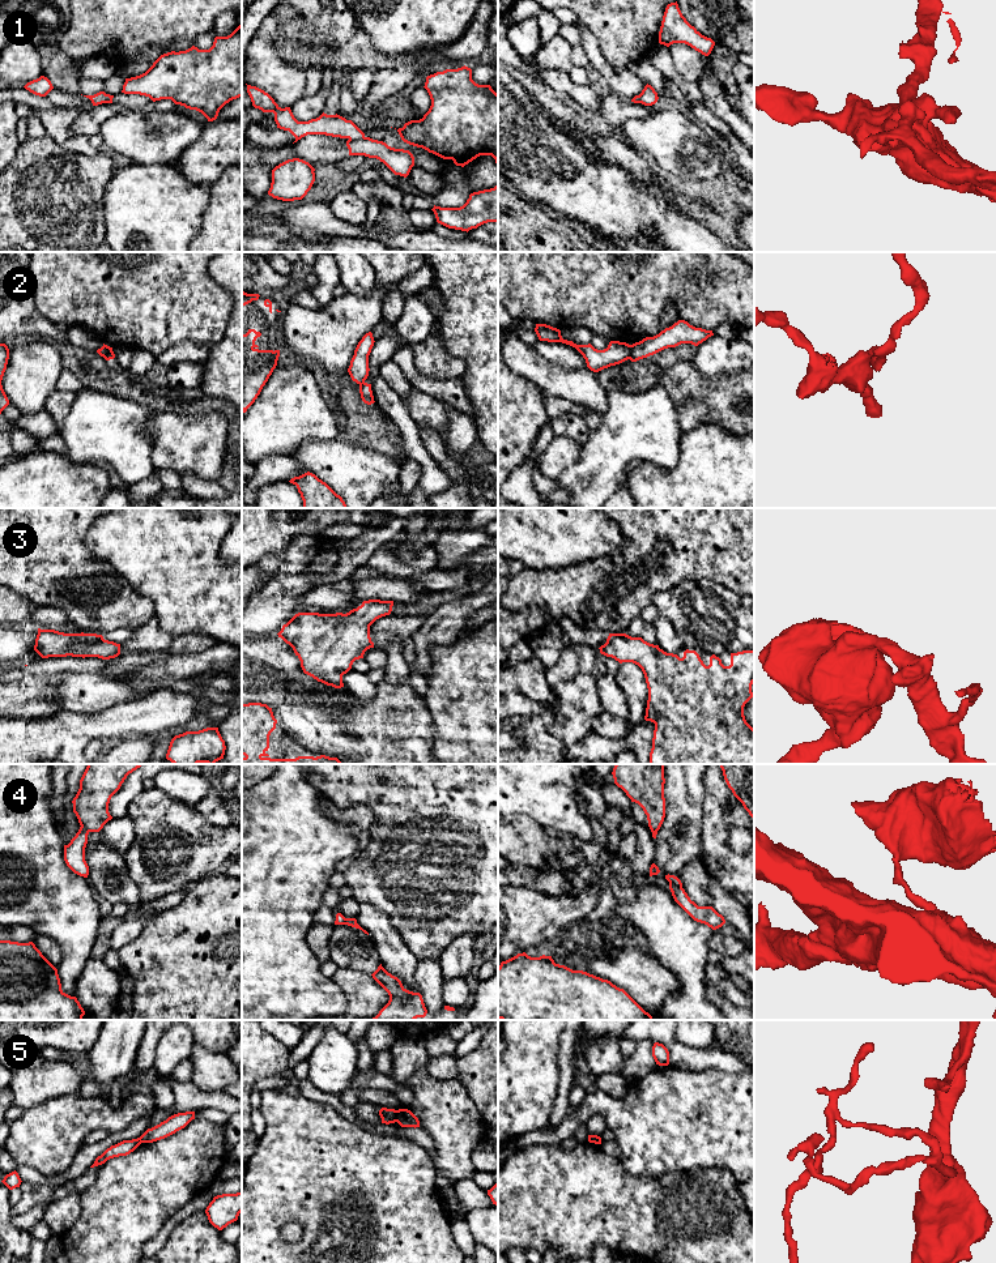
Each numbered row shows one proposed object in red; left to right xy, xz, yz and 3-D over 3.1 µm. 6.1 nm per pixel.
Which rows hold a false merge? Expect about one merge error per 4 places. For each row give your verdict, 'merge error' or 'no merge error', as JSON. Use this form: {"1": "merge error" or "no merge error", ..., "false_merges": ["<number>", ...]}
{"1": "merge error", "2": "merge error", "3": "no merge error", "4": "no merge error", "5": "merge error", "false_merges": ["1", "2", "5"]}

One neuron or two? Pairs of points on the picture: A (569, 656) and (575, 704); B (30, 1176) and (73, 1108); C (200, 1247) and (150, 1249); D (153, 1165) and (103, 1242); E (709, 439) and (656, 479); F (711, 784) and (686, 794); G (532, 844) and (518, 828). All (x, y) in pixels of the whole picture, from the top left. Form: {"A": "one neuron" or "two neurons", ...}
{"A": "two neurons", "B": "two neurons", "C": "two neurons", "D": "one neuron", "E": "one neuron", "F": "two neurons", "G": "one neuron"}

